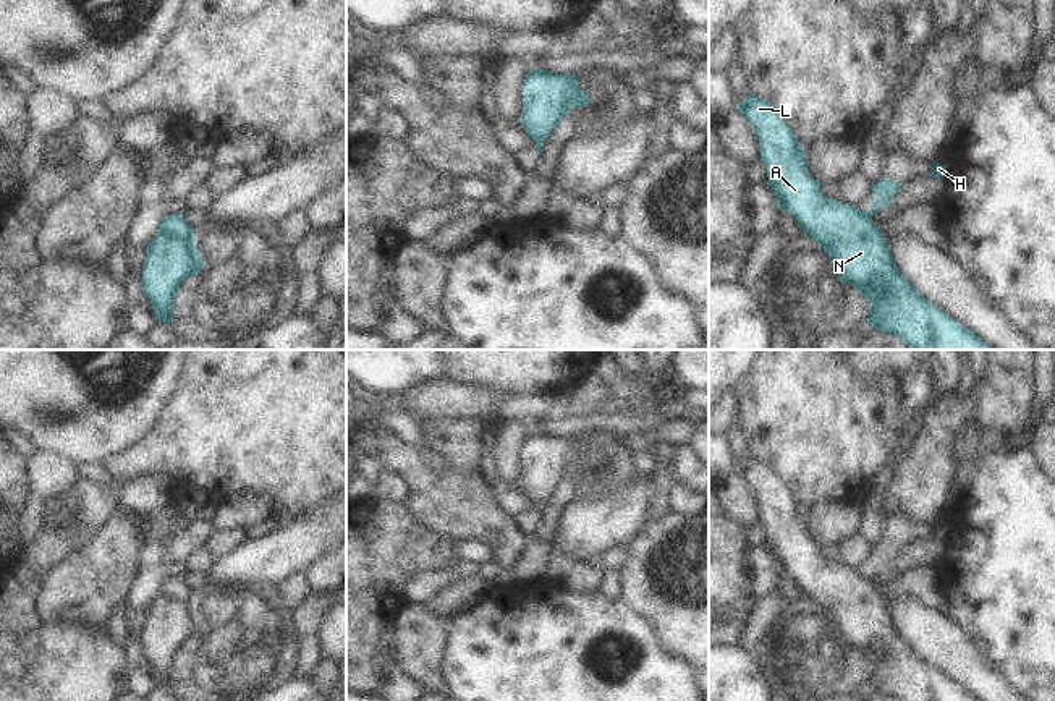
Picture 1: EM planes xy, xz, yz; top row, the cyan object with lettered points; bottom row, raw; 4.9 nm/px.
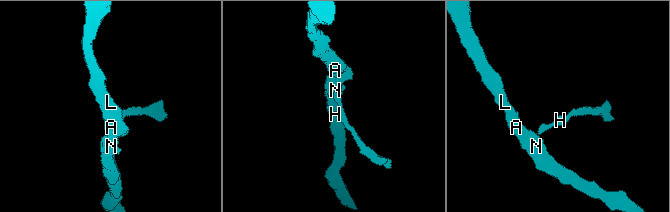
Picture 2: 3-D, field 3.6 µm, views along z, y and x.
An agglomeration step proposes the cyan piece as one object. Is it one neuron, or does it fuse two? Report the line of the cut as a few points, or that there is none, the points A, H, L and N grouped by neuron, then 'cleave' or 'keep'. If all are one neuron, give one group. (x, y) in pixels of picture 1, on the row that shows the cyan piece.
cut yz (860, 211), (869, 219); groups A L N / H; cleave

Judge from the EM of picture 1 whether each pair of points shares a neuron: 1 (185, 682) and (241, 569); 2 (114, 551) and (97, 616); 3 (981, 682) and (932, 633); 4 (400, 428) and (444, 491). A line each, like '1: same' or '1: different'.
1: different
2: same
3: same
4: different

